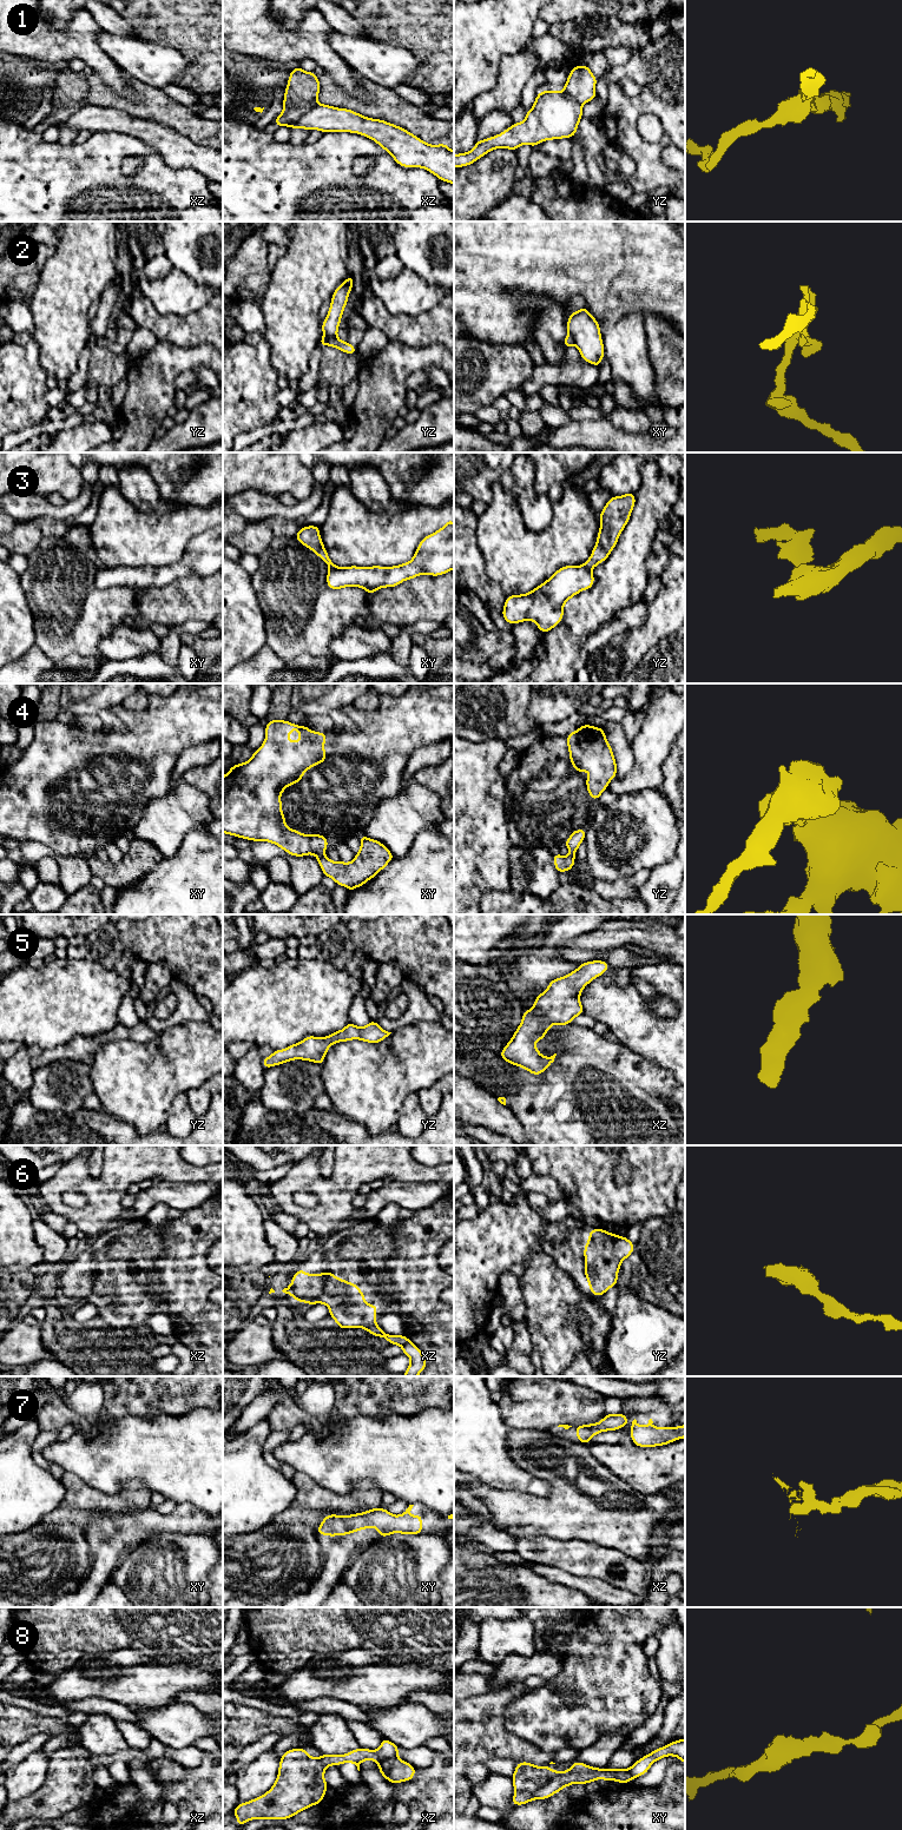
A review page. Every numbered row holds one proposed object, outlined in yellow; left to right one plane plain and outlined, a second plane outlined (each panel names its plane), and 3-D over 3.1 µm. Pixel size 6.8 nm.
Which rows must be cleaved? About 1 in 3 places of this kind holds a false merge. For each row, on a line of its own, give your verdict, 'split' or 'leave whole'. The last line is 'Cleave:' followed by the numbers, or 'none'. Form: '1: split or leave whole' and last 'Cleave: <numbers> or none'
1: split
2: split
3: split
4: split
5: leave whole
6: leave whole
7: leave whole
8: split
Cleave: 1, 2, 3, 4, 8

